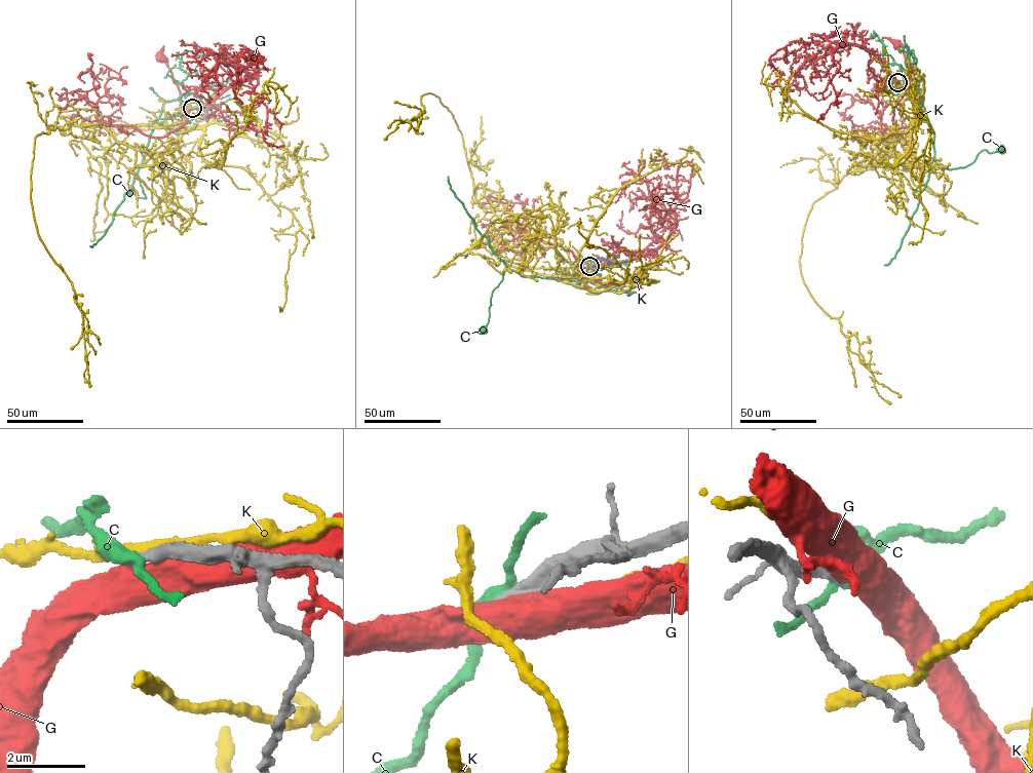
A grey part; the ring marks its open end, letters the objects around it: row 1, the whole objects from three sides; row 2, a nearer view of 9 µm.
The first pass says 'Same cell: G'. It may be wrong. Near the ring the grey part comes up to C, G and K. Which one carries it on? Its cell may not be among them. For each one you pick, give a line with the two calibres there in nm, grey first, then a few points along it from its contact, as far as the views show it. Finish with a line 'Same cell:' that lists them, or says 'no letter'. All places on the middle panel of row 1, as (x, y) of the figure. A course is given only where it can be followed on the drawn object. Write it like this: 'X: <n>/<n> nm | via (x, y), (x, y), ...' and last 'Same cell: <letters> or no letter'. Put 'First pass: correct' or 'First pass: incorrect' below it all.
Same cell: no letter
First pass: incorrect

